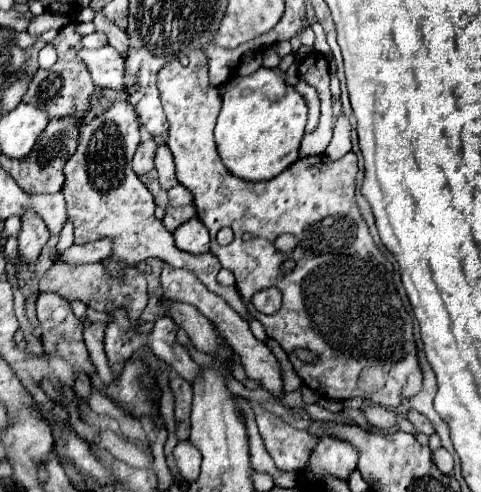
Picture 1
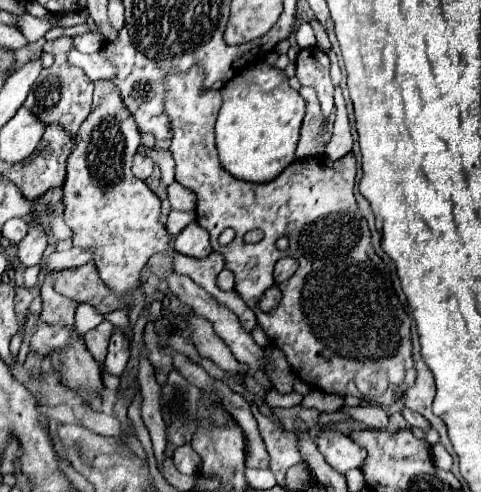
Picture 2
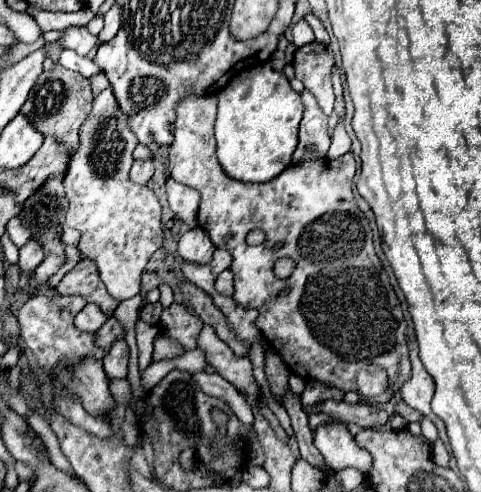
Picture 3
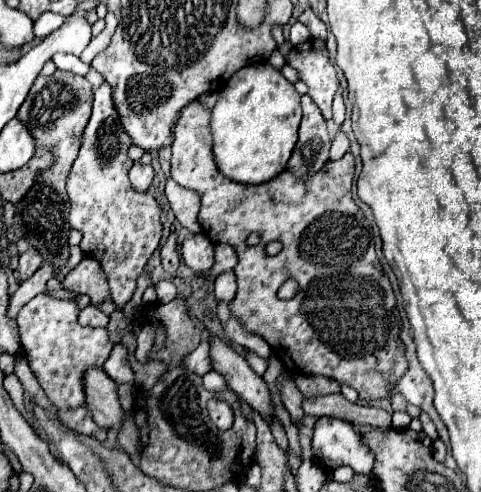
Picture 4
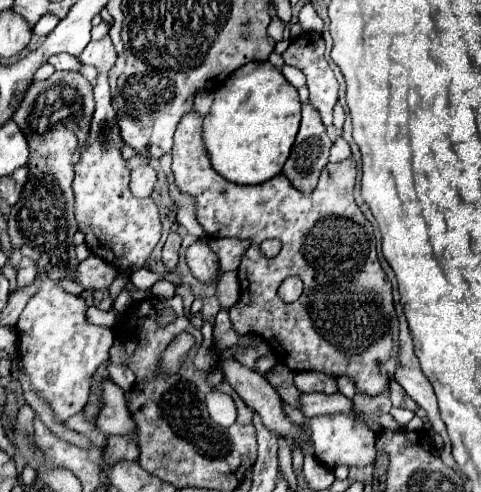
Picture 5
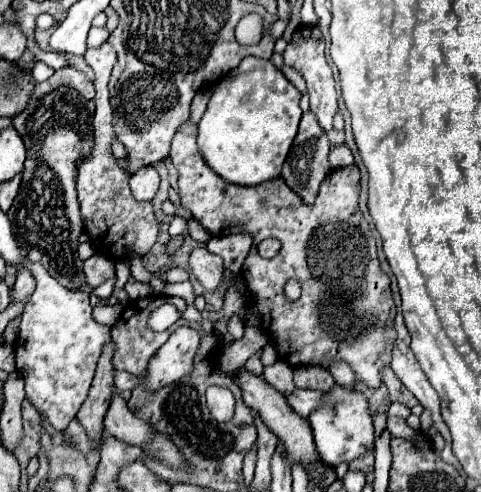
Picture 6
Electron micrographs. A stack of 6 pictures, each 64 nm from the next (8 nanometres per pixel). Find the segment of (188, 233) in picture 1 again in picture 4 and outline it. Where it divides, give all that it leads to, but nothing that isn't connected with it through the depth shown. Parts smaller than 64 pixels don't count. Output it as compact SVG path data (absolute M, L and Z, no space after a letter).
M204 232L188 236L180 246L180 254L186 266L196 272L206 272L214 264L214 244Z

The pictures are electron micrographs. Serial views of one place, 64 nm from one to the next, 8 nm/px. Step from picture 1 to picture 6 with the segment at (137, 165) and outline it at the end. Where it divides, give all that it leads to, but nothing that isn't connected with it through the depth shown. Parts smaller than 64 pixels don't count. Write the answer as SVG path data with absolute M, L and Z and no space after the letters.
M144 166L144 168L136 170L130 178L132 196L136 200L152 200L158 190L158 184L160 184L160 176L154 166Z

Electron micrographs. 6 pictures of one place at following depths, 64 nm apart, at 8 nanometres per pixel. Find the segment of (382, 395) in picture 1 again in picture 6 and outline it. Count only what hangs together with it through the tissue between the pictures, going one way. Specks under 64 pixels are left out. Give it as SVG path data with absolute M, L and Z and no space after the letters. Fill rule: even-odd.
M188 120L178 128L172 140L170 158L178 170L180 202L212 236L242 232L254 238L252 250L248 252L242 264L240 276L246 282L248 298L254 300L254 306L258 310L260 328L274 342L278 356L292 368L298 366L328 368L332 362L346 362L362 384L374 390L380 388L382 368L390 366L392 346L396 340L396 328L394 328L396 306L390 292L390 278L382 272L376 256L376 240L370 232L366 218L358 210L358 182L360 182L358 166L350 164L334 168L320 184L316 200L312 204L304 204L304 200L296 196L296 192L292 192L292 188L288 188L288 184L282 178L274 178L258 186L238 186L224 182L224 178L220 178L204 162L200 148L196 144L196 136L198 126ZM264 238L278 238L282 242L278 256L274 256L272 260L266 260L258 254L258 242L262 242ZM290 278L302 282L302 296L296 302L288 302L282 296L284 282ZM234 314L234 316L228 320L228 330L232 332L232 338L234 338L234 340L240 340L240 338L244 336L244 328L246 328L244 318L240 318L240 316Z

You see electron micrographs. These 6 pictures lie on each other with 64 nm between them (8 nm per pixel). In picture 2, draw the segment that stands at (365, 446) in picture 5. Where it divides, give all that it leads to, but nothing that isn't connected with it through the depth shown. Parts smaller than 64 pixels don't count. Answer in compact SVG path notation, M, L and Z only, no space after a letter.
M324 430L318 434L318 450L326 462L336 468L340 474L346 474L352 468L360 468L364 460L364 450L354 444L346 434L336 430Z

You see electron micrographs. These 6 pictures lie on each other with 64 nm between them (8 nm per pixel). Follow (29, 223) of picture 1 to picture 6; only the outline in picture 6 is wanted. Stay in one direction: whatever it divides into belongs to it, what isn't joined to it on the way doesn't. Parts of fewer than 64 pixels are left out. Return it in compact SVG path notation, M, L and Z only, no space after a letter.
M18 264L18 278L12 288L12 300L26 302L30 298L30 294L34 292L34 286L36 286L36 280L34 280L32 272L24 264Z

